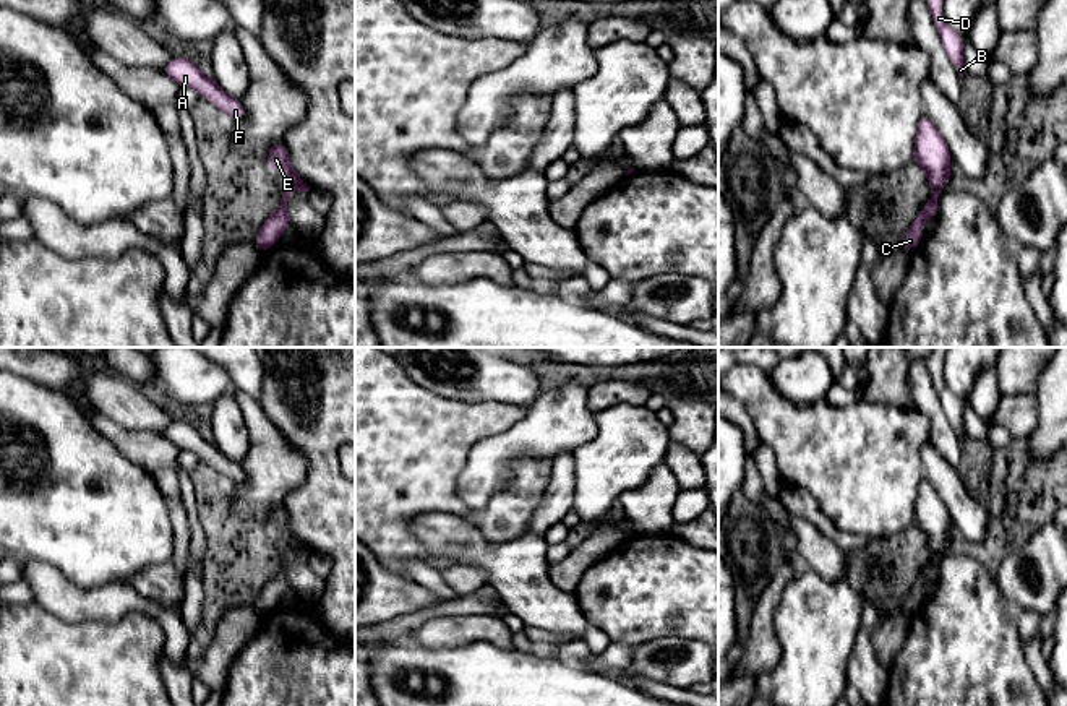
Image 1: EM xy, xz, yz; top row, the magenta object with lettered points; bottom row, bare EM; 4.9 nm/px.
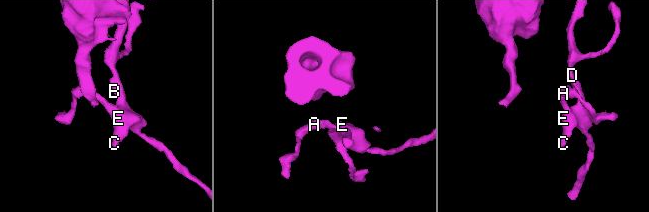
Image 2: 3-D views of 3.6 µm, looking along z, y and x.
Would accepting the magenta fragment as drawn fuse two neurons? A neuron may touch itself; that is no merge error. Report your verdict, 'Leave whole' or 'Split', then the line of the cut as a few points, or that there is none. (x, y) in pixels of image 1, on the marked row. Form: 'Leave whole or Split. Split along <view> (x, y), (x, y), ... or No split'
Leave whole. No split

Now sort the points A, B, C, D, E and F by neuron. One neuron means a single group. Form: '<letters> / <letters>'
A B C D E F

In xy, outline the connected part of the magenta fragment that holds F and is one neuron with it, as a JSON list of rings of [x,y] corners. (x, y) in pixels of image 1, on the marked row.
[[[172,55],[170,62],[162,71],[180,86],[191,86],[198,91],[199,97],[208,99],[221,112],[230,115],[232,122],[240,122],[245,117],[240,99],[229,96],[214,78],[206,76],[196,62]]]

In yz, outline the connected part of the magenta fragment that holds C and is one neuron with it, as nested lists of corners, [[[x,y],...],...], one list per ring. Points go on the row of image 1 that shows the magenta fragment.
[[[923,114],[918,120],[918,131],[915,135],[913,162],[918,164],[931,187],[931,200],[923,206],[916,219],[908,227],[900,248],[913,252],[923,240],[924,222],[939,213],[937,195],[950,180],[952,154],[947,141],[932,120]]]

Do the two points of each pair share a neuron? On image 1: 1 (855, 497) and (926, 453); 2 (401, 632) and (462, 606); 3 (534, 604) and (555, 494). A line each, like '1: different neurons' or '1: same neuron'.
1: different neurons
2: same neuron
3: different neurons

